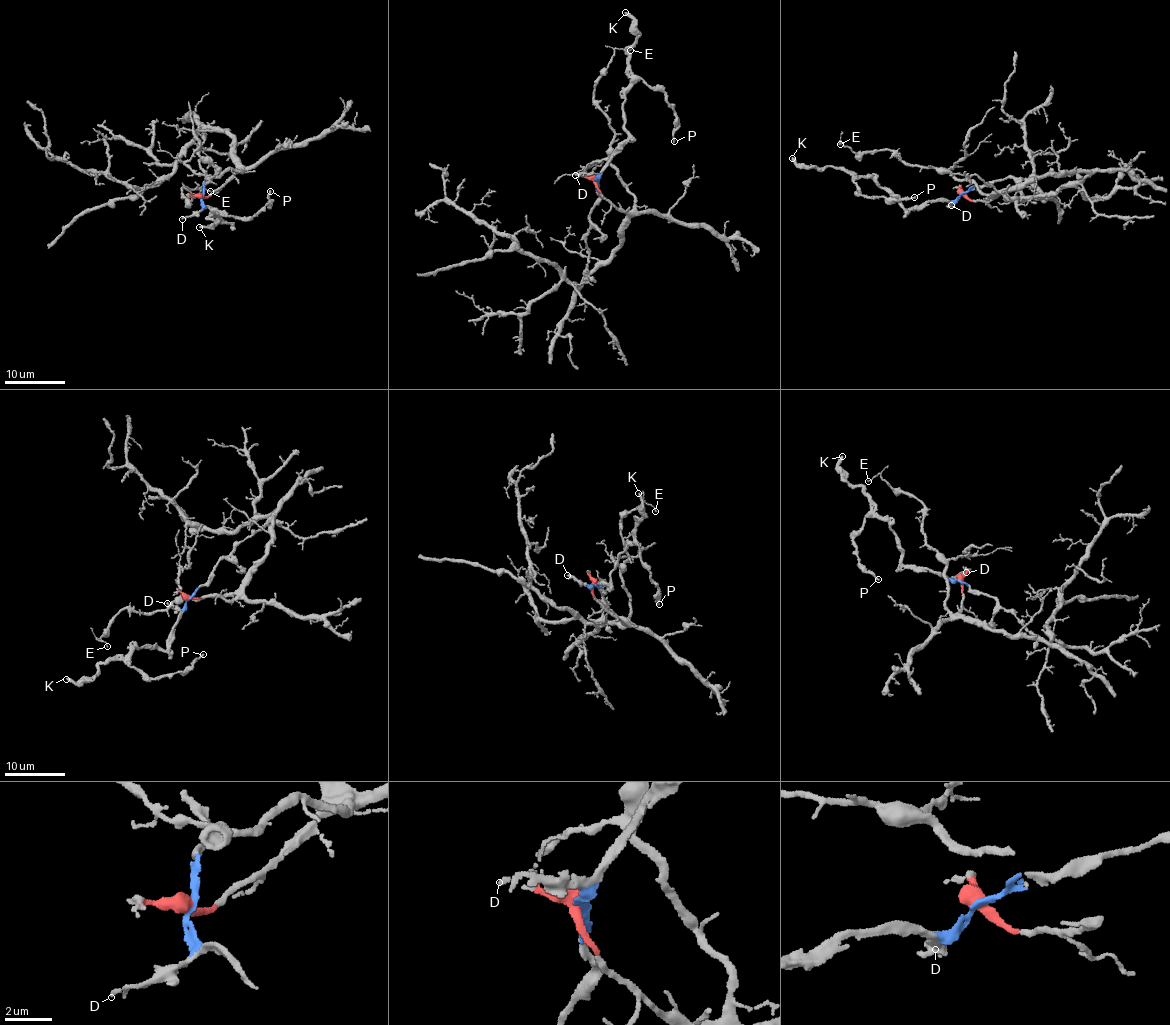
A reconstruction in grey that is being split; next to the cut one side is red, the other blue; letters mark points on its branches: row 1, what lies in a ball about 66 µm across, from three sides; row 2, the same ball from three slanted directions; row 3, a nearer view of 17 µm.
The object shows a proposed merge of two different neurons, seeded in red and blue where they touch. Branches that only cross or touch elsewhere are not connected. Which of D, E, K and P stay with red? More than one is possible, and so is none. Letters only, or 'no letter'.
E

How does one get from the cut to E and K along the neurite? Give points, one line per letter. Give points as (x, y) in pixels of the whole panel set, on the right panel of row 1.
E: (962, 194), (982, 202), (992, 196), (950, 173), (905, 164), (891, 149), (858, 153), (839, 145)
K: (962, 194), (951, 200), (904, 208), (872, 178), (827, 167), (803, 166), (791, 158)

